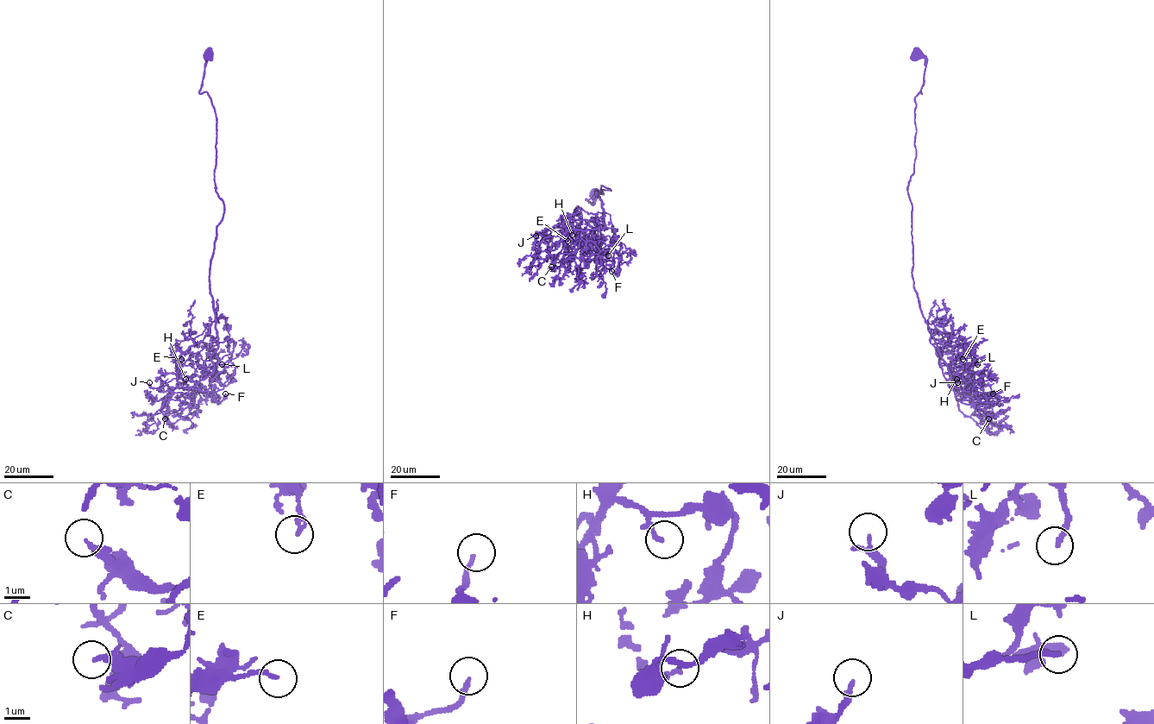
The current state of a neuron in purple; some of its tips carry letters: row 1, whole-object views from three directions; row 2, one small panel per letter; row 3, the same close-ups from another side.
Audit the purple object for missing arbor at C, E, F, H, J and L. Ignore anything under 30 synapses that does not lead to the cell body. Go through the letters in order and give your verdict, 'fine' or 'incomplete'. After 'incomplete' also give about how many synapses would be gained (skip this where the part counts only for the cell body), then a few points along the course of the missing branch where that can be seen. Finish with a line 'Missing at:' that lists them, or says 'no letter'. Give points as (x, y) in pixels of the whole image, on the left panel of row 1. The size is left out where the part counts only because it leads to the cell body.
C: fine
E: fine
F: incomplete | 45 syn
H: fine
J: fine
L: incomplete | 70 syn
Missing at: F, L

